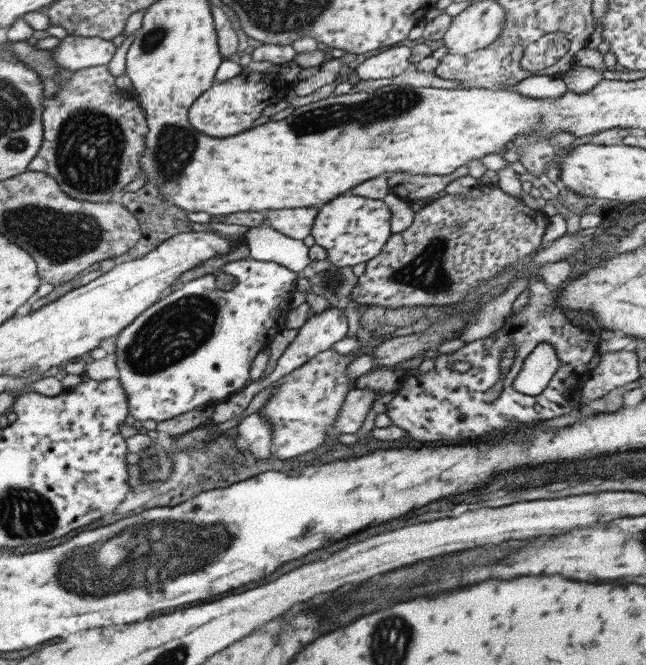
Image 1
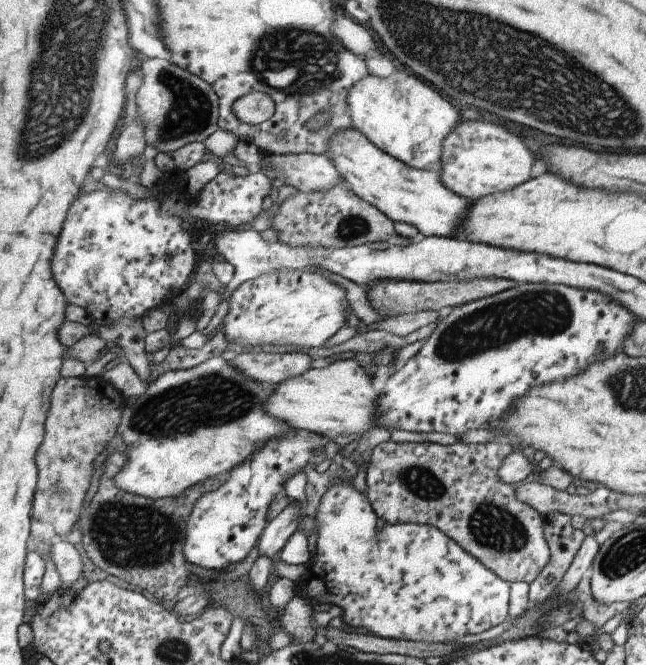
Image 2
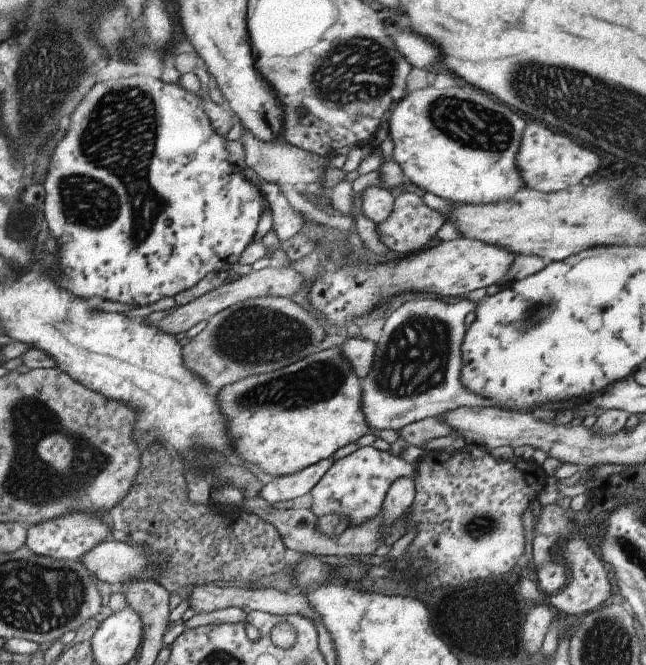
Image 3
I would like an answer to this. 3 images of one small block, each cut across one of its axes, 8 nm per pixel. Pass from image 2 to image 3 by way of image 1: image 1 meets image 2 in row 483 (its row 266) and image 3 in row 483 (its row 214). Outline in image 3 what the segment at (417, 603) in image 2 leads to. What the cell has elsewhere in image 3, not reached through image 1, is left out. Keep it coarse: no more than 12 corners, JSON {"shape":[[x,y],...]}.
{"shape":[[371,445],[334,460],[308,490],[315,517],[362,525],[407,463]]}

